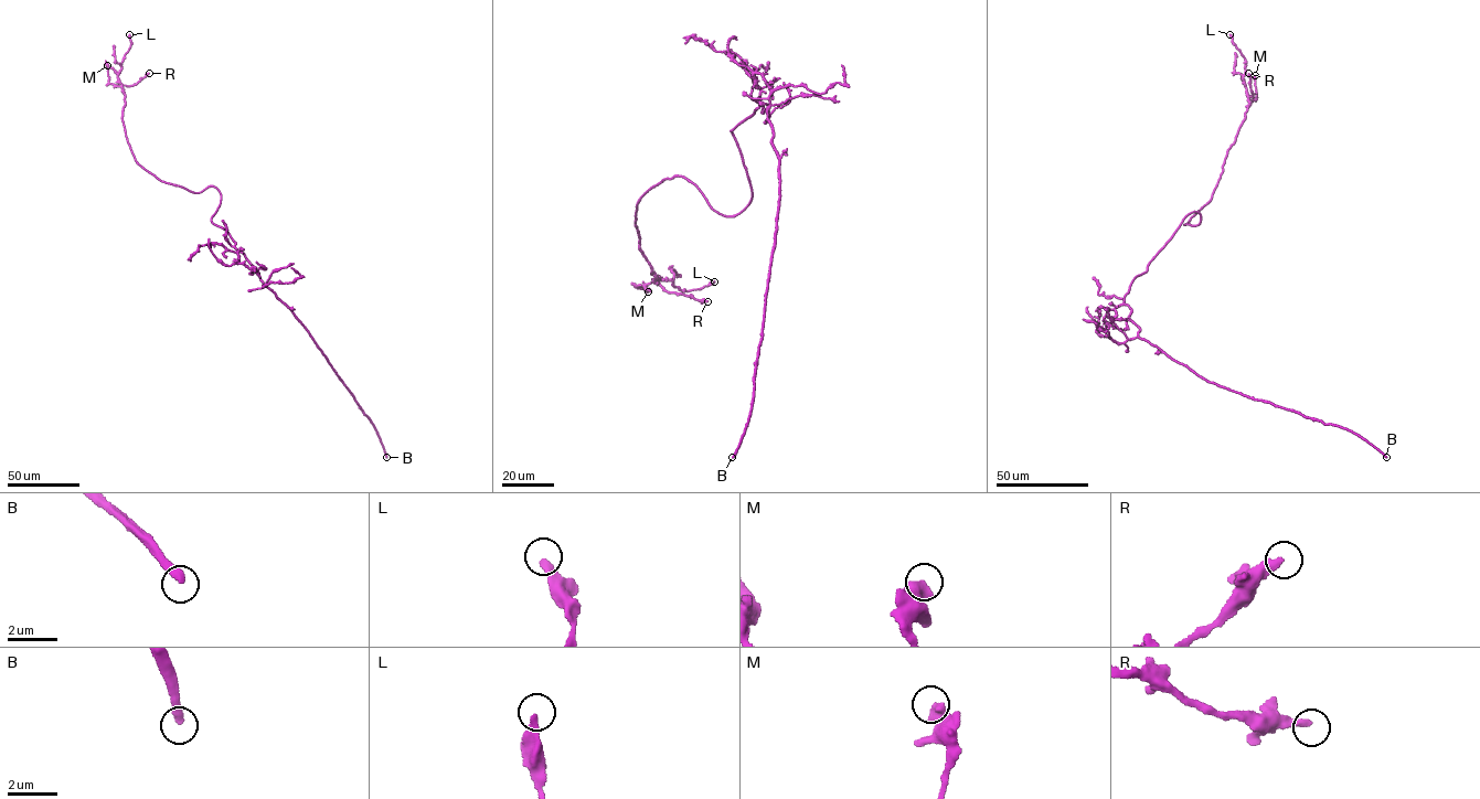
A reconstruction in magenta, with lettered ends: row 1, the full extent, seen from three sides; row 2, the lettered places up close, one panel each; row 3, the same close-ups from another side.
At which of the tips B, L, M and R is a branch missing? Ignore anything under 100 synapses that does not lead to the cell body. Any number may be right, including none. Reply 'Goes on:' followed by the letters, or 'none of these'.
Goes on: B

